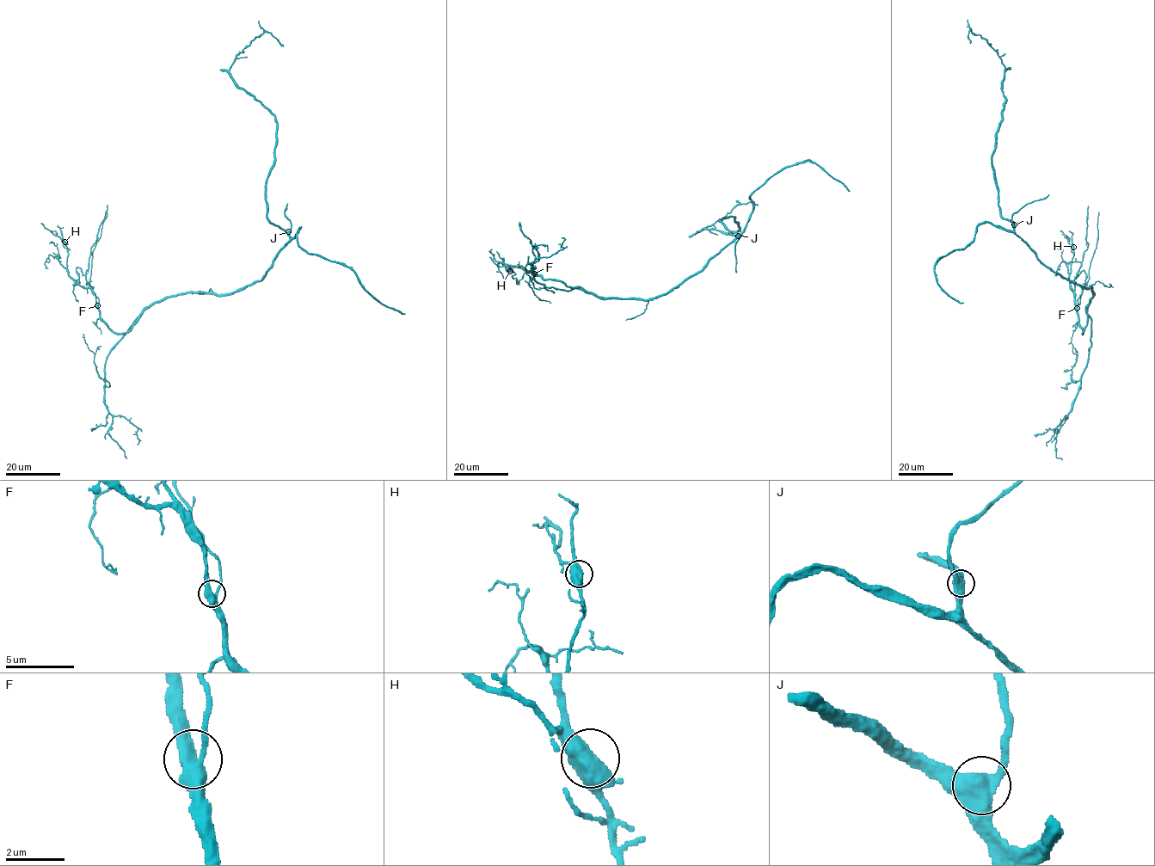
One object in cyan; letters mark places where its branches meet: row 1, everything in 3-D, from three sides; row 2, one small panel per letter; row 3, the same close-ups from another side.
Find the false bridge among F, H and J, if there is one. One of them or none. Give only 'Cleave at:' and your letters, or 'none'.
Cleave at: none

